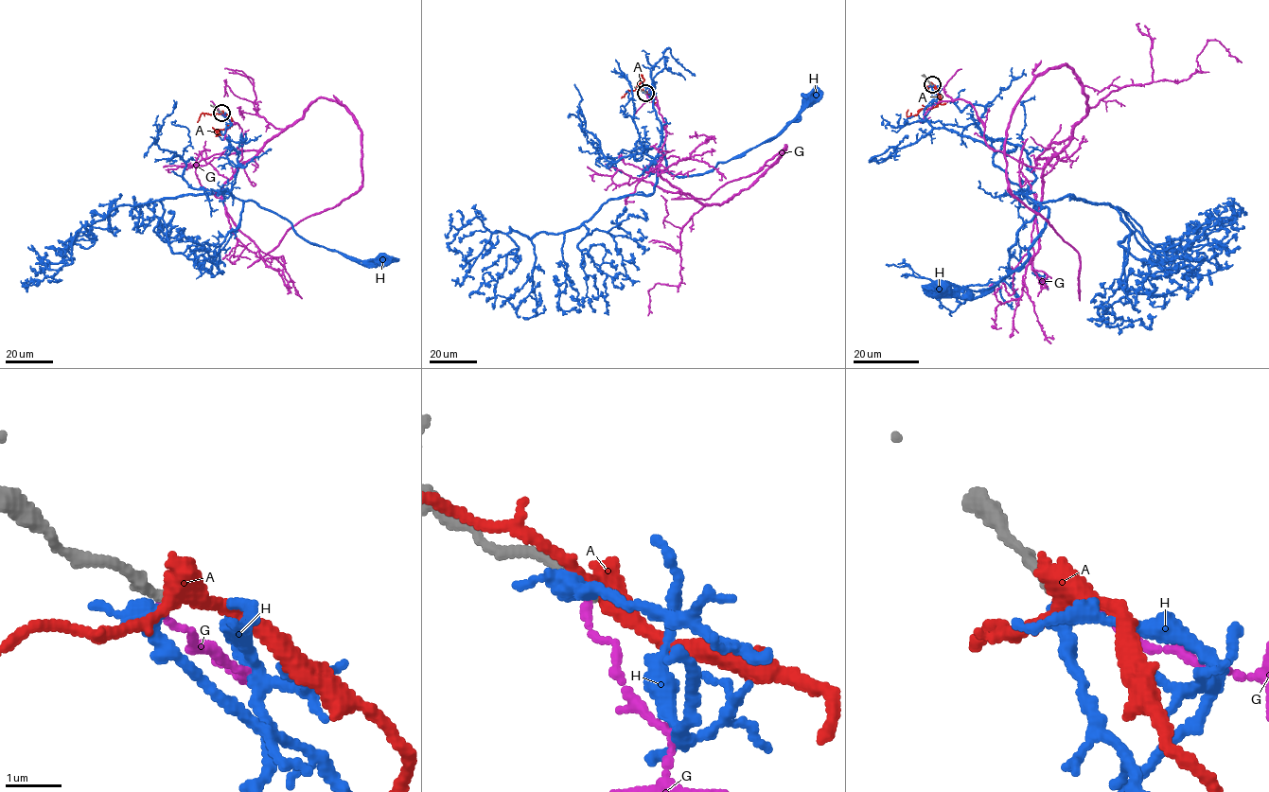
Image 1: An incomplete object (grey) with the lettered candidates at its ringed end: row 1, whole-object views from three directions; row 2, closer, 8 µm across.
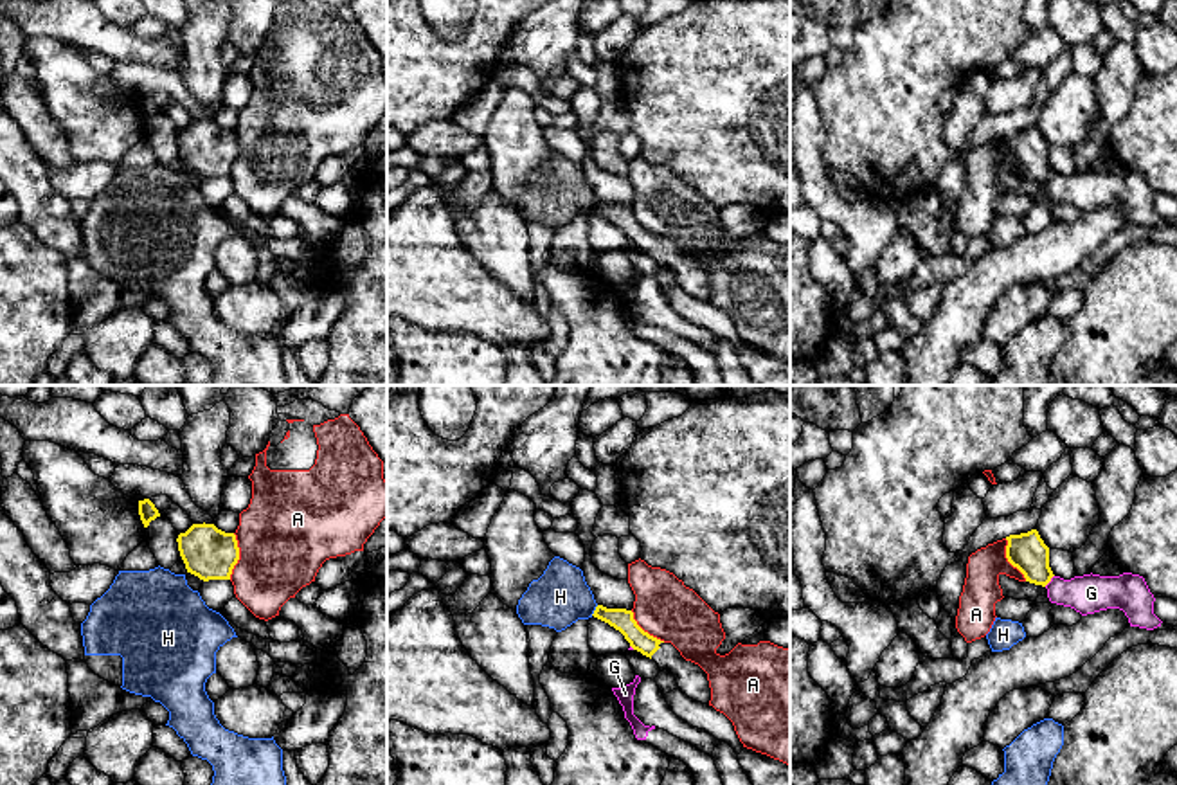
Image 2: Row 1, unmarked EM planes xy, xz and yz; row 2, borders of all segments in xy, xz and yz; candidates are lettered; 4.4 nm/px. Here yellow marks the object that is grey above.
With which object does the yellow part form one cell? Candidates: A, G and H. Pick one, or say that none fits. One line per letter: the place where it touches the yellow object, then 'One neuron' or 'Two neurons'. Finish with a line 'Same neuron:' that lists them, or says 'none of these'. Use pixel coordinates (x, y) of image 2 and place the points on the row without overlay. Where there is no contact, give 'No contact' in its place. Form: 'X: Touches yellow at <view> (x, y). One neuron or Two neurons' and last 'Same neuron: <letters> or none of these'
A: Touches yellow at xy (238, 153). Two neurons
G: Touches yellow at yz (1050, 177). Two neurons
H: Touches yellow at xz (594, 207). Two neurons
Same neuron: none of these

